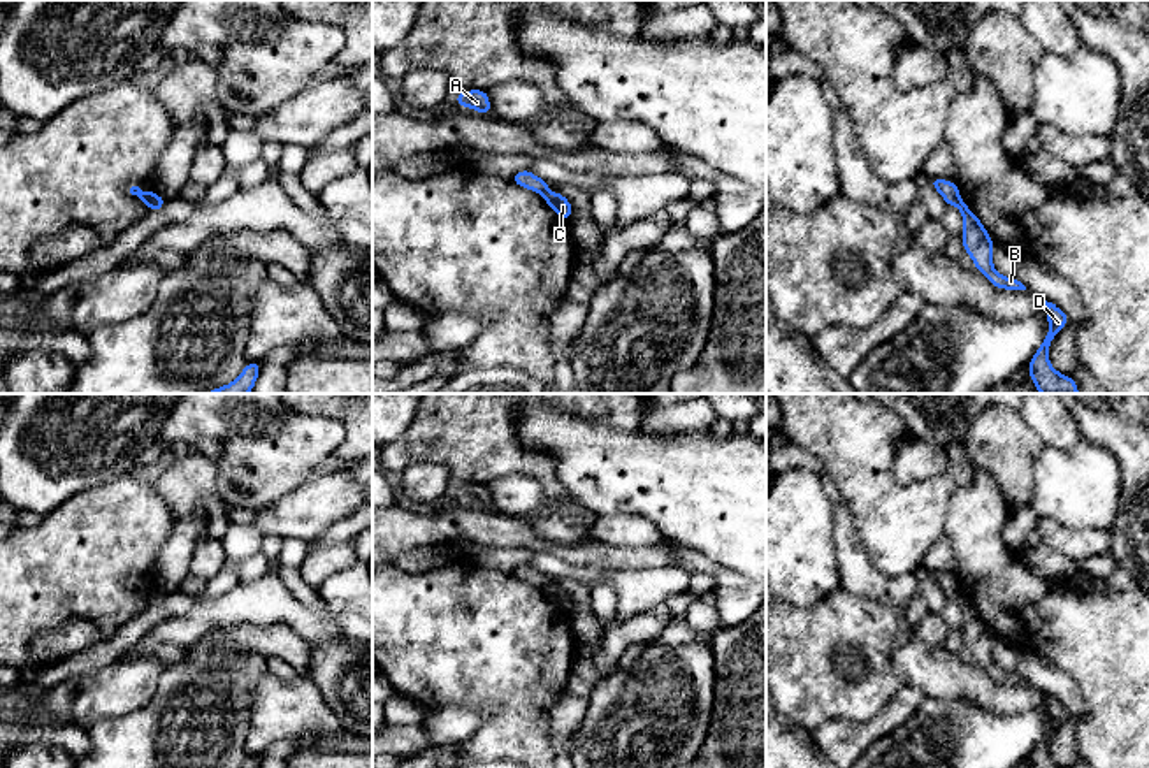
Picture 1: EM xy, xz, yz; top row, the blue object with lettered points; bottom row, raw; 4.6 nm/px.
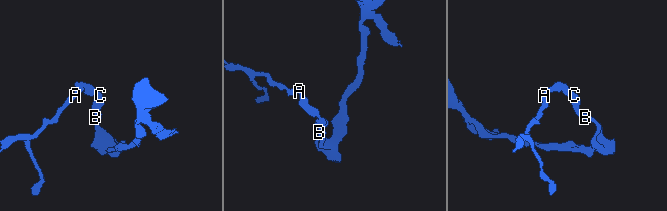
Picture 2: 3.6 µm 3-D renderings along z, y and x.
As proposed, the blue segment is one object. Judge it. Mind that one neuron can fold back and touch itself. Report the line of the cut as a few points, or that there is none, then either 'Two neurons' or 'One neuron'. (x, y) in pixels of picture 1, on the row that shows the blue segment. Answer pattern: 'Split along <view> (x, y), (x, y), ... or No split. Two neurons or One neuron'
Split along xy (157, 195), (148, 206). Two neurons

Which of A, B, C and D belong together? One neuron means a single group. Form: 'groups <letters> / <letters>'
groups A / B C D

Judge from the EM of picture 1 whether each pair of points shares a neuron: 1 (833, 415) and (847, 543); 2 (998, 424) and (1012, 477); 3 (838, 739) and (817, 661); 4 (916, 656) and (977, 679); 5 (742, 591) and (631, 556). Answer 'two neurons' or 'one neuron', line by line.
1: two neurons
2: one neuron
3: two neurons
4: one neuron
5: two neurons

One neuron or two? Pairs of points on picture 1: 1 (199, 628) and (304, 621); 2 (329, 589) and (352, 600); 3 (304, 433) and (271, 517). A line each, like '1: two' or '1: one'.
1: one
2: one
3: two

